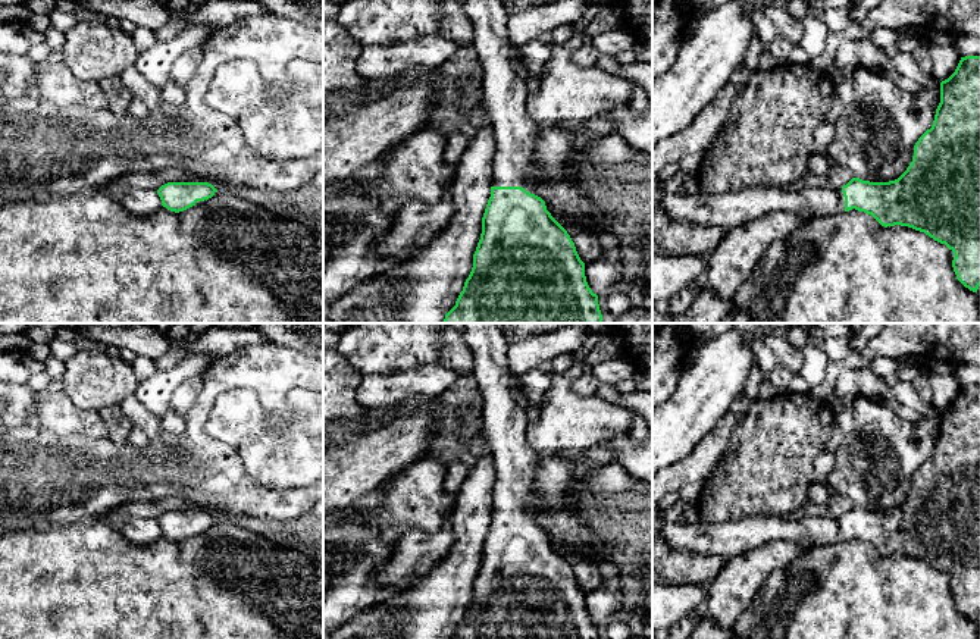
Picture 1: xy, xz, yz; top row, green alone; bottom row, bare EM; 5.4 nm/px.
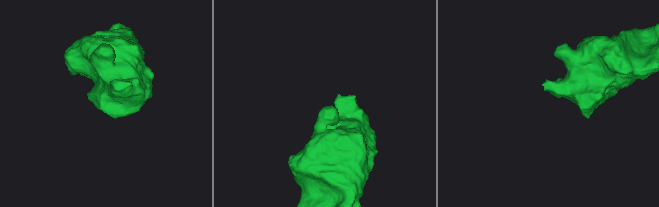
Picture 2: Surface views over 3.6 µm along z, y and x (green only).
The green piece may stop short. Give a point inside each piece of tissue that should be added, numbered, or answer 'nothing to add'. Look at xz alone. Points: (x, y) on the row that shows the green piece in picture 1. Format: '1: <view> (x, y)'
1: xz (504, 90)

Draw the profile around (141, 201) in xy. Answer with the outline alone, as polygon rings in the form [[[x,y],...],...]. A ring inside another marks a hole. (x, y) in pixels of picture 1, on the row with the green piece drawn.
[[[134,189],[122,195],[120,201],[129,212],[140,216],[153,214],[163,207],[156,189]]]

